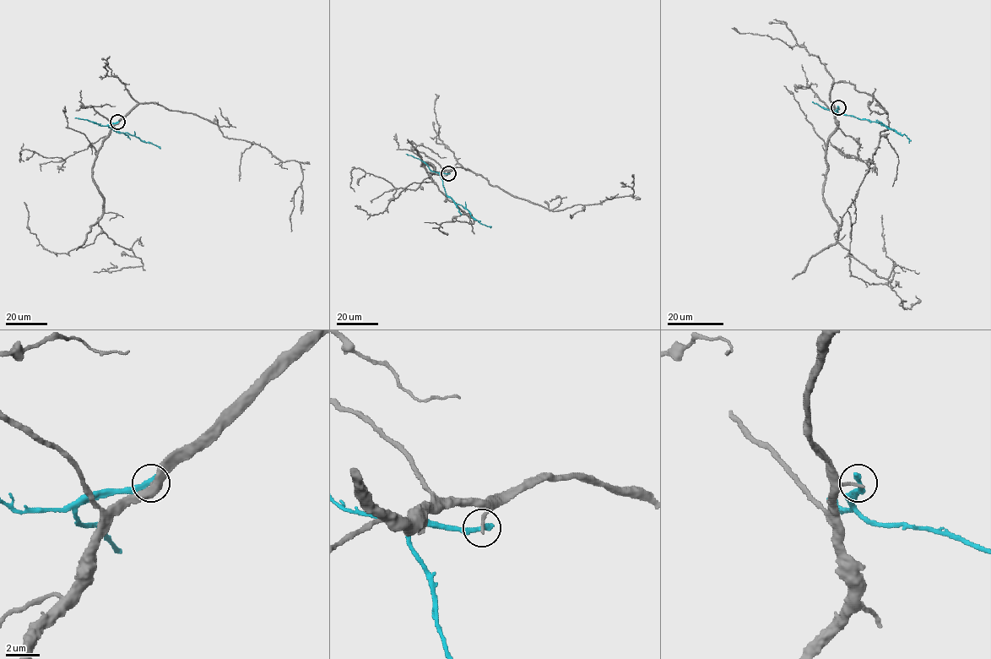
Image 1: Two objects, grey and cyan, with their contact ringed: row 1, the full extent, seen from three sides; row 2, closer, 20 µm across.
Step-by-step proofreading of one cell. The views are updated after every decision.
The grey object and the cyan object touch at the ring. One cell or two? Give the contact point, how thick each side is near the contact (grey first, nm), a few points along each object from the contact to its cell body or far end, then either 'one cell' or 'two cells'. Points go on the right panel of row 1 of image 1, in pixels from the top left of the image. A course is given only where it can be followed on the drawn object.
at (838, 107); 200 nm thick on the grey side, 380 nm on the other; grey runs (838, 108), (830, 100), (831, 86), (847, 82), (887, 112), (888, 127), (879, 133), (854, 197), (852, 254); cyan runs (838, 108), (838, 112), (879, 122), (904, 134), (909, 143); two cells

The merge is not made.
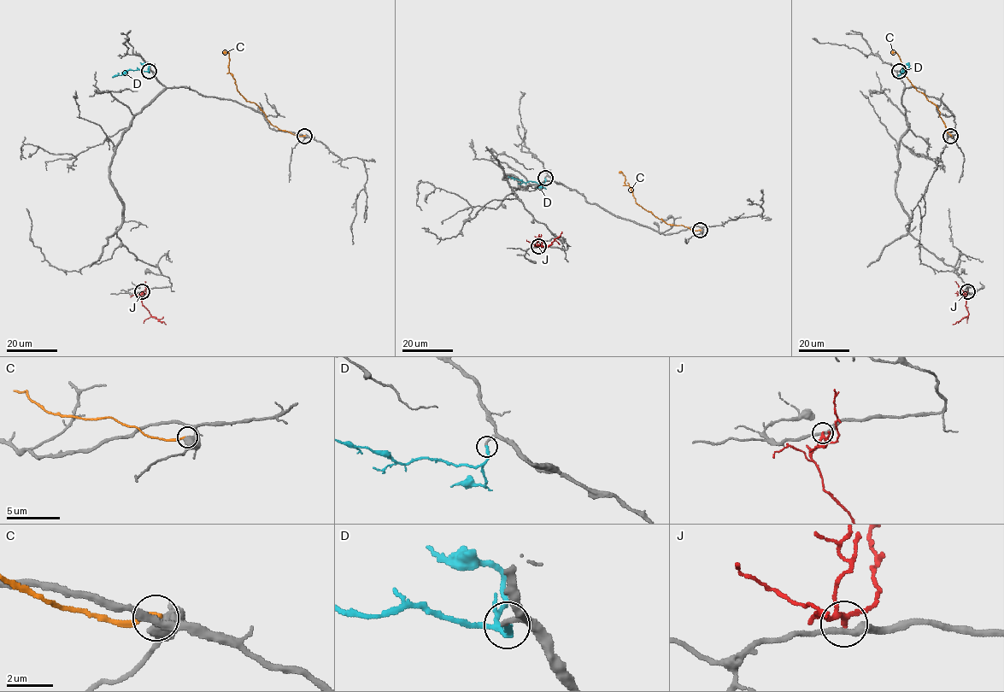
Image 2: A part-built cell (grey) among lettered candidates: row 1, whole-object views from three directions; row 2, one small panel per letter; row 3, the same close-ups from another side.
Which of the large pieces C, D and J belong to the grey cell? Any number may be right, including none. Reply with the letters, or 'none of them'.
D

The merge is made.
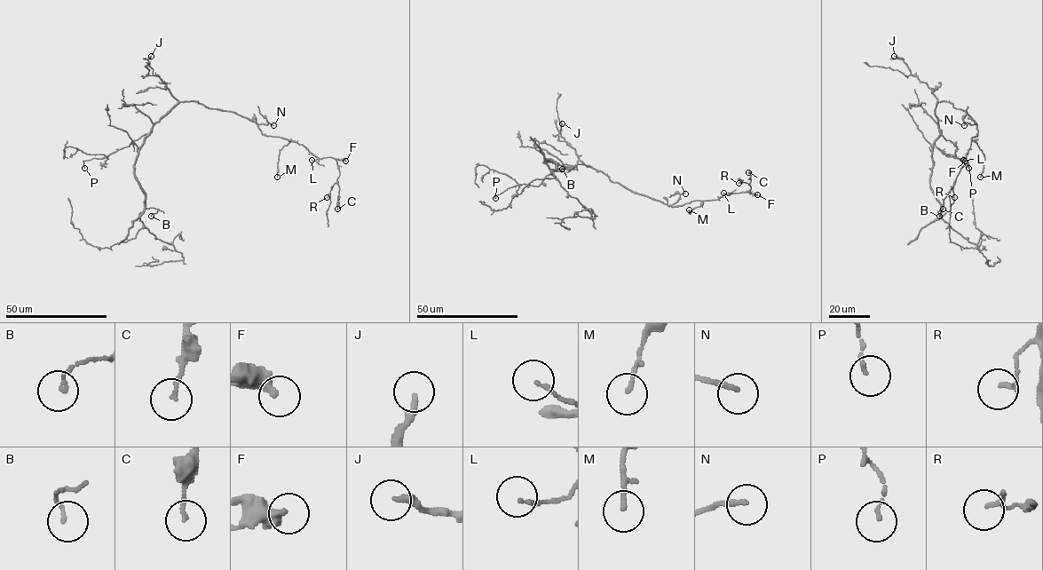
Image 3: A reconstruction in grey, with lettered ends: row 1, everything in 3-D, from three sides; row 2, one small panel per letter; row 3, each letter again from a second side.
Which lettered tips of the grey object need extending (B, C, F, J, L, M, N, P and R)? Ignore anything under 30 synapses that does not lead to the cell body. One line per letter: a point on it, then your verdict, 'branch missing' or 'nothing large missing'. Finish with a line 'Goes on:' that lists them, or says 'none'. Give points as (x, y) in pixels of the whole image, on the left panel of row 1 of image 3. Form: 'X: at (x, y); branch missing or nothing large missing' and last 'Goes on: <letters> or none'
B: at (151, 216); nothing large missing
C: at (337, 209); nothing large missing
F: at (345, 161); nothing large missing
J: at (151, 56); nothing large missing
L: at (312, 160); nothing large missing
M: at (277, 177); nothing large missing
N: at (273, 125); nothing large missing
P: at (84, 168); nothing large missing
R: at (327, 197); nothing large missing
Goes on: none

